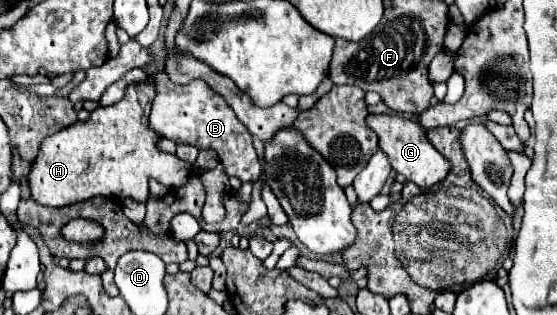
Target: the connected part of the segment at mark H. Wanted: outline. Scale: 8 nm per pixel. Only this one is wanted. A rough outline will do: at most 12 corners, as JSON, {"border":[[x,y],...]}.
{"border":[[154,78],[48,136],[28,176],[54,208],[185,185],[160,150]]}

